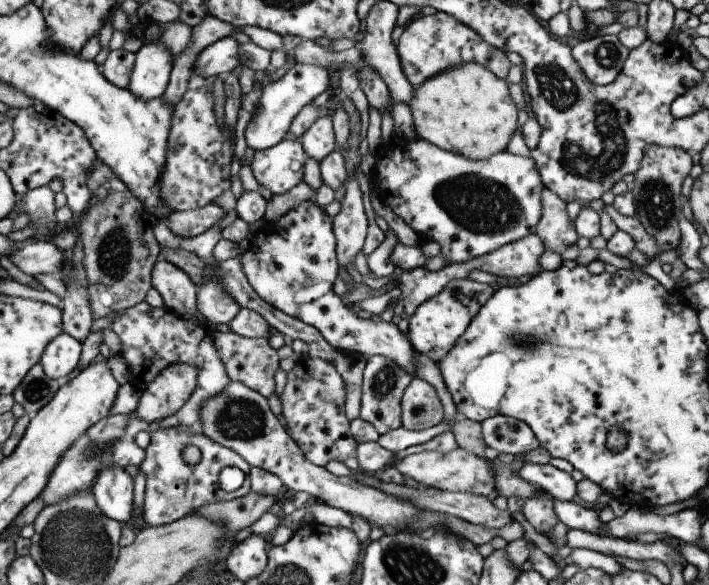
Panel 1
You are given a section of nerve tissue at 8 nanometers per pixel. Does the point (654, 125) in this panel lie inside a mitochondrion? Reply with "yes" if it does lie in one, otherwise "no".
no

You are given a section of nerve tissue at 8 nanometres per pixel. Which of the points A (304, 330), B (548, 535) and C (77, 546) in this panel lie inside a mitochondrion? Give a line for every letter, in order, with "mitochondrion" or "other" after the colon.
A: other
B: other
C: mitochondrion

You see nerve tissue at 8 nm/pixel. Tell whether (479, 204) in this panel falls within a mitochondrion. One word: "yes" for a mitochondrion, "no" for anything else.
yes

